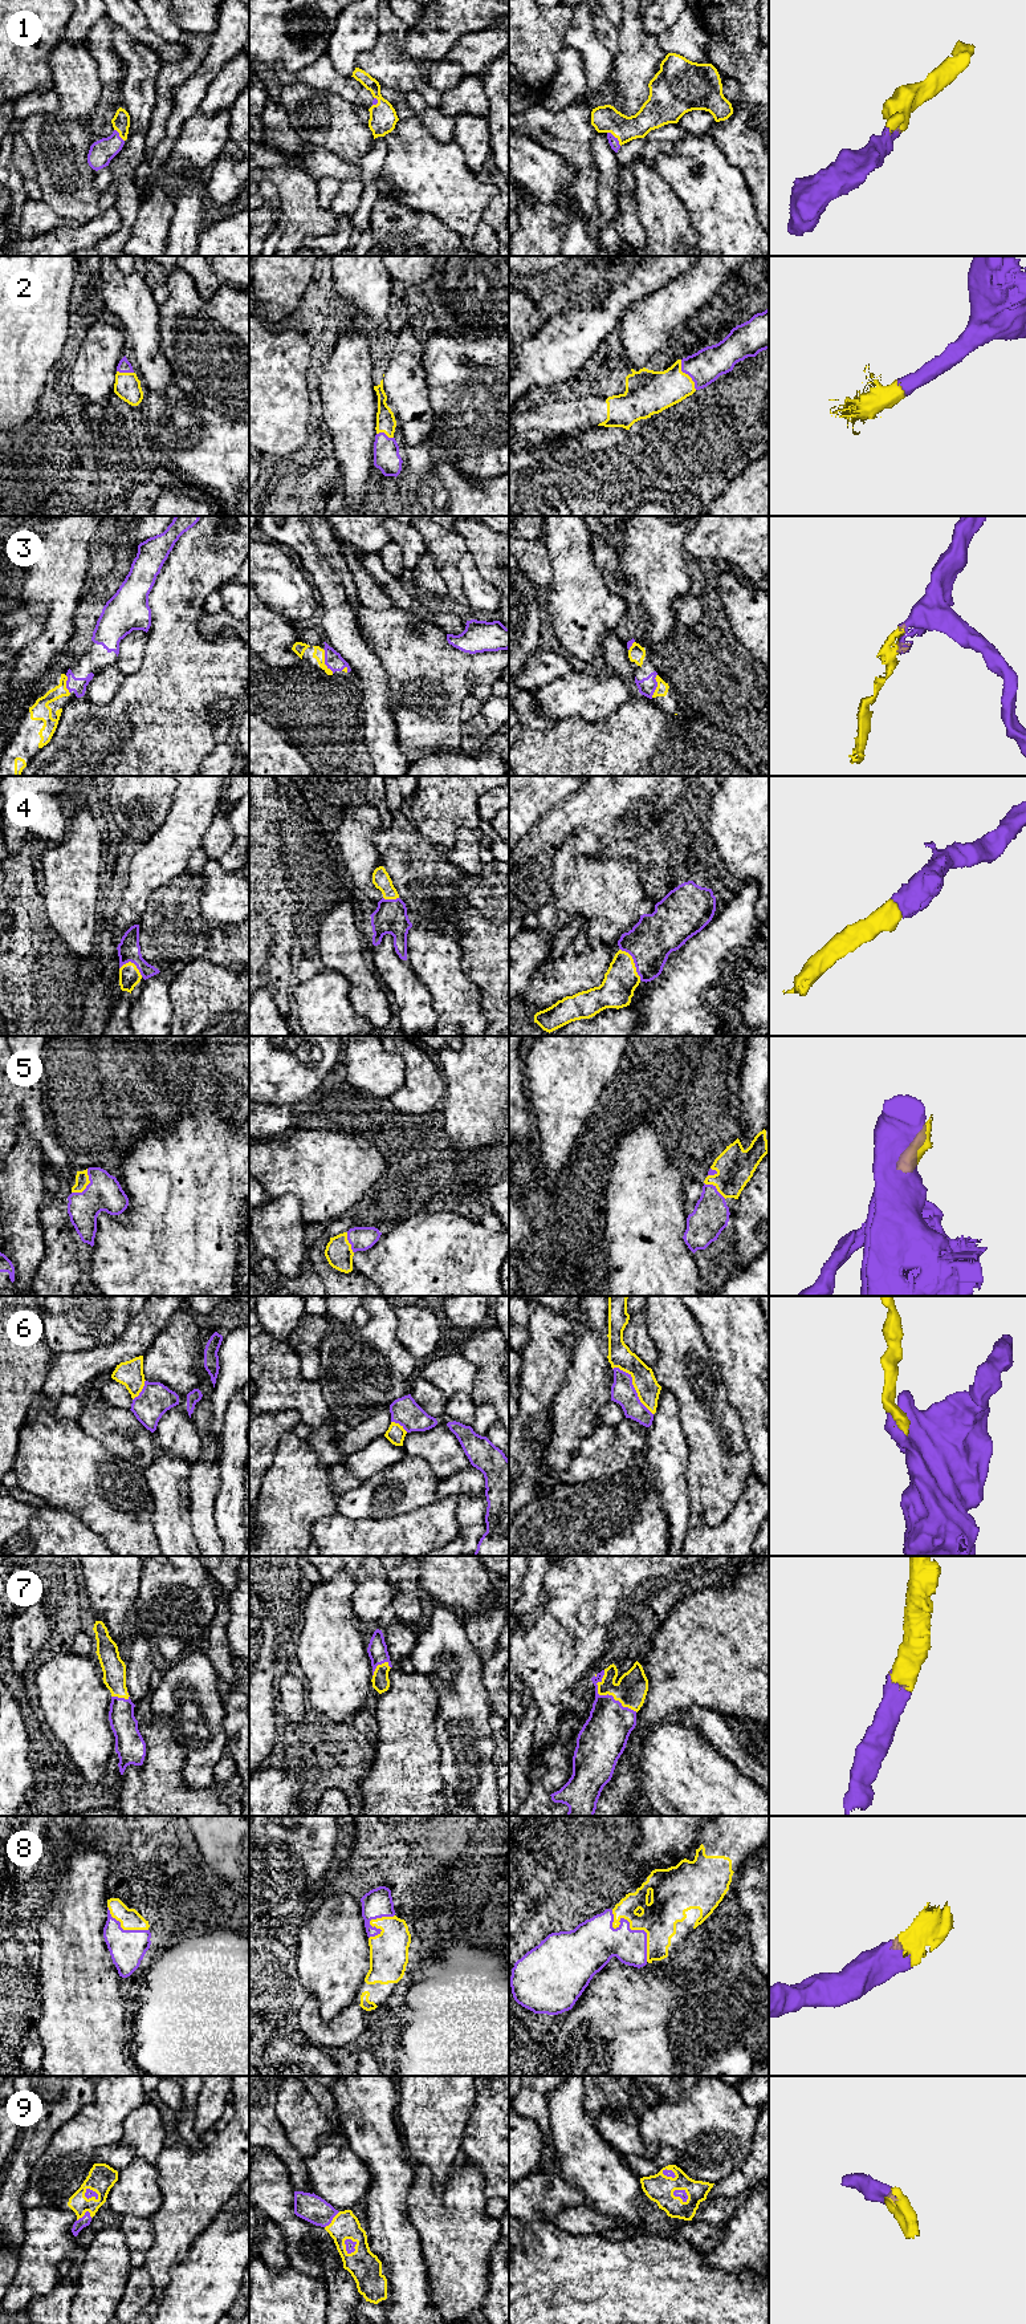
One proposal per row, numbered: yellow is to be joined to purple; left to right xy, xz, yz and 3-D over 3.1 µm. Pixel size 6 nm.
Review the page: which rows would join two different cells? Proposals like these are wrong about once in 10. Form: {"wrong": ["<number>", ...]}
{"wrong": []}

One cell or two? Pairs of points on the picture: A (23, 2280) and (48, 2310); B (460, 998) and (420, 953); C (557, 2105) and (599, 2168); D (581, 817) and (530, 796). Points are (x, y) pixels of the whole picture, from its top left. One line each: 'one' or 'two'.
A: two
B: one
C: one
D: two

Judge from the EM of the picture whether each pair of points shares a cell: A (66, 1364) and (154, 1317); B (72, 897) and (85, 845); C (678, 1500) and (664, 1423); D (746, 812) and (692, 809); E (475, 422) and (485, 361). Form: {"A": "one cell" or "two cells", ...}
{"A": "one cell", "B": "one cell", "C": "one cell", "D": "two cells", "E": "one cell"}

